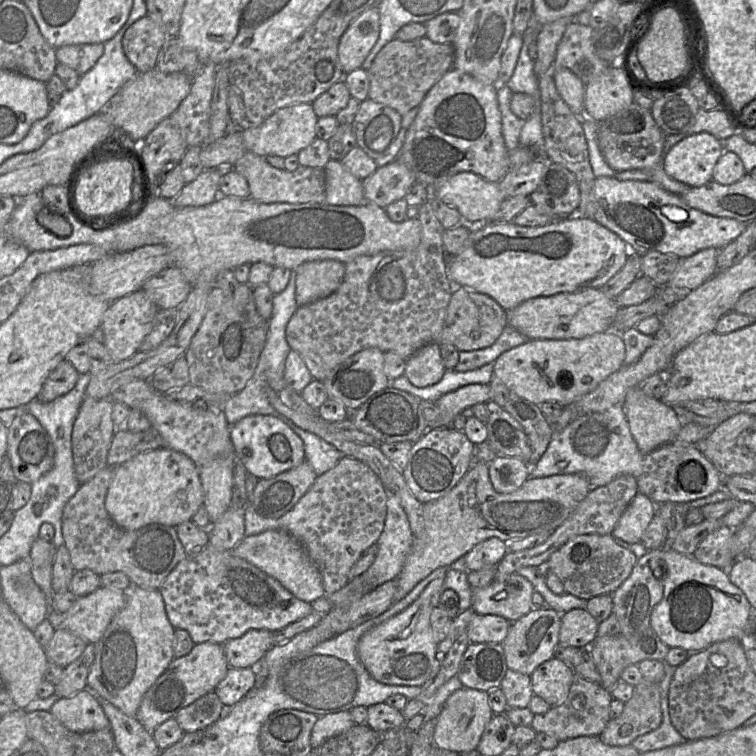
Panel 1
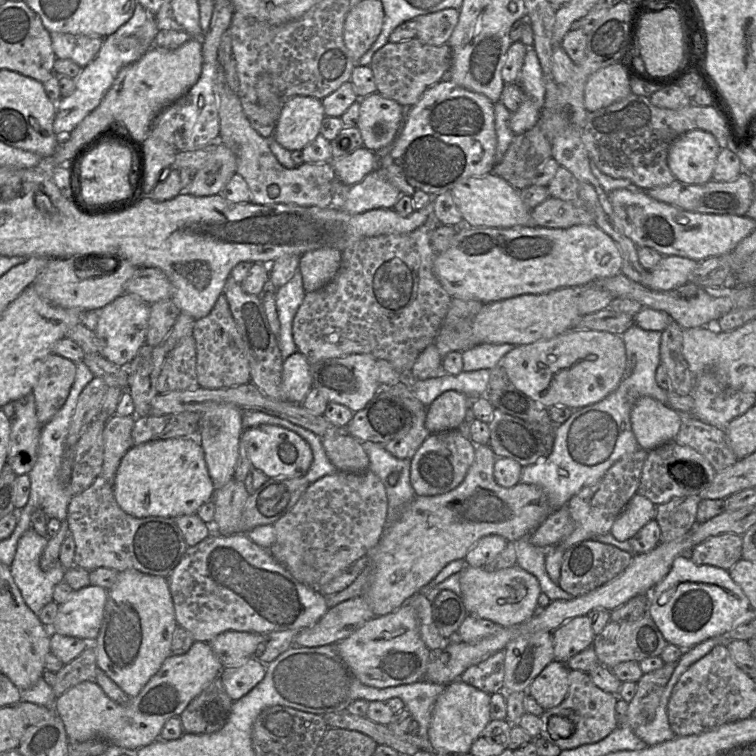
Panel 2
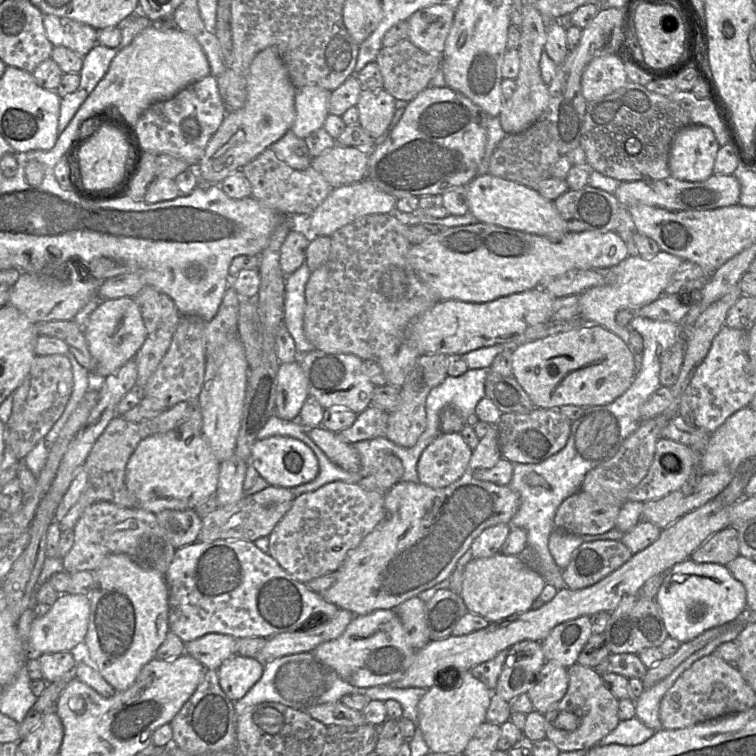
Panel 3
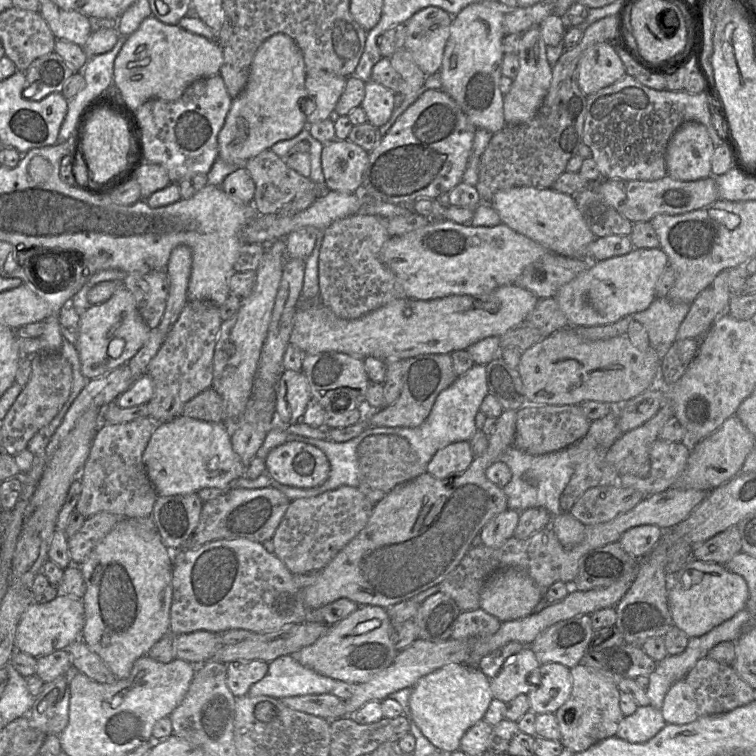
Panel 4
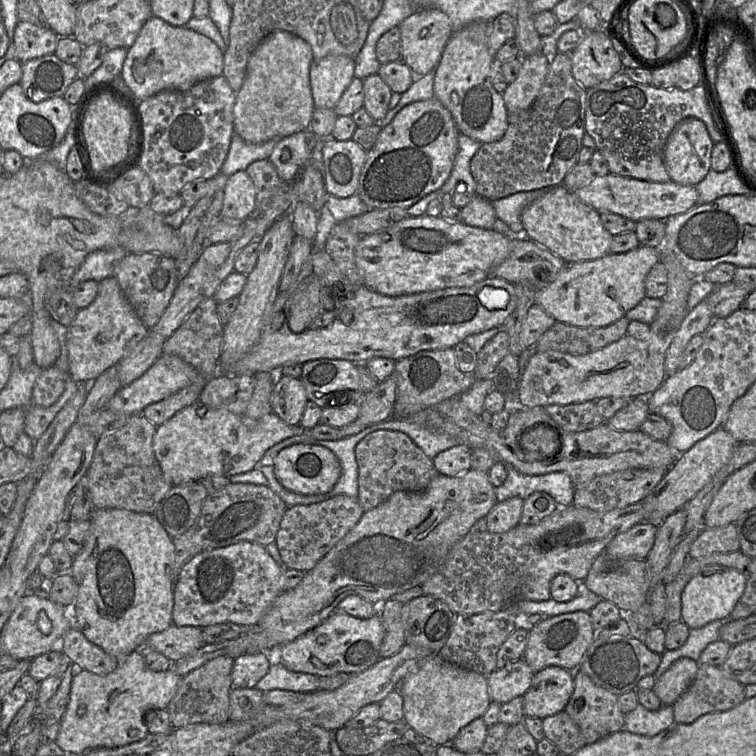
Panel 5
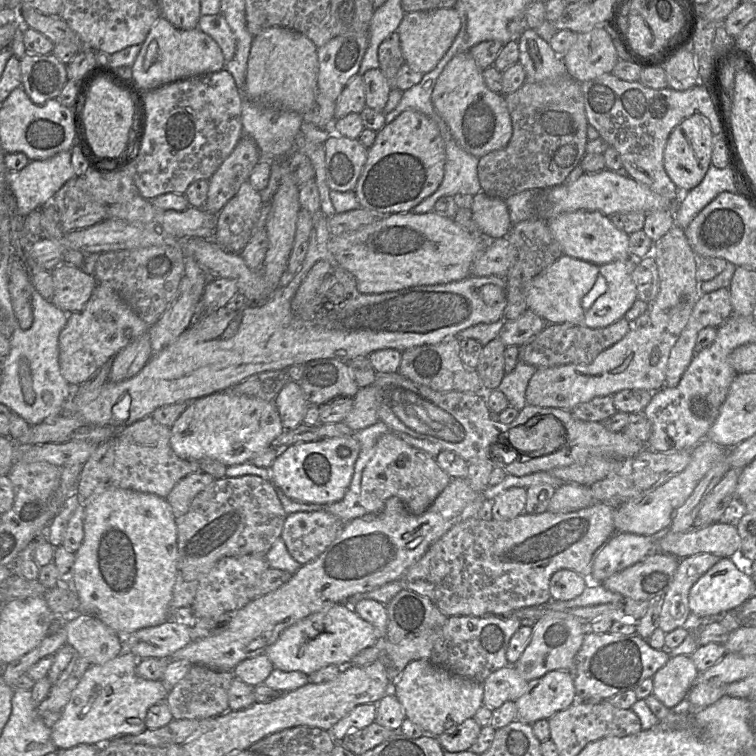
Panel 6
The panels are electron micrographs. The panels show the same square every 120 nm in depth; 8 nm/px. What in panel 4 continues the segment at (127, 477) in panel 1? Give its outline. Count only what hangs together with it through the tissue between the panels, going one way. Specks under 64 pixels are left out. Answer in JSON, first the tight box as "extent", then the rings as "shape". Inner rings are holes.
{"extent":[143,415,247,496],"shape":[[[182,415],[155,426],[143,453],[143,463],[158,496],[198,493],[203,488],[226,490],[247,469],[232,448],[231,430],[226,424]]]}

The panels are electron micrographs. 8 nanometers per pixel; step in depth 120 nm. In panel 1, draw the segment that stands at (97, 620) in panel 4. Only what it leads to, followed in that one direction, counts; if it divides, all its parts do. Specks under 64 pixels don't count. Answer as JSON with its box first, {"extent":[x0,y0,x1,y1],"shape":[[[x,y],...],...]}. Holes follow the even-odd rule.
{"extent":[87,585,175,717],"shape":[[[131,585],[127,590],[123,591],[125,591],[126,593],[126,603],[124,607],[114,616],[102,638],[97,643],[95,643],[96,656],[88,673],[87,689],[92,691],[99,699],[105,699],[109,701],[111,704],[113,704],[115,707],[117,707],[126,715],[130,717],[135,717],[147,691],[153,686],[153,684],[157,681],[157,679],[167,670],[170,663],[175,658],[174,656],[175,628],[171,625],[167,617],[165,603],[160,590],[144,589],[136,585]]]}

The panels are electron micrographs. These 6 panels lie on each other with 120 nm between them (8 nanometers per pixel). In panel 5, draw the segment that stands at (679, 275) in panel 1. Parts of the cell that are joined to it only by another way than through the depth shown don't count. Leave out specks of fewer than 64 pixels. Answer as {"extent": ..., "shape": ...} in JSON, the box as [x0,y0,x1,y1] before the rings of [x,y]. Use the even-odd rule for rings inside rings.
{"extent":[536,245,659,327],"shape":[[[640,245],[625,253],[567,263],[548,286],[537,291],[536,303],[559,322],[578,327],[608,326],[646,297],[646,276],[659,262],[659,254],[659,249]]]}

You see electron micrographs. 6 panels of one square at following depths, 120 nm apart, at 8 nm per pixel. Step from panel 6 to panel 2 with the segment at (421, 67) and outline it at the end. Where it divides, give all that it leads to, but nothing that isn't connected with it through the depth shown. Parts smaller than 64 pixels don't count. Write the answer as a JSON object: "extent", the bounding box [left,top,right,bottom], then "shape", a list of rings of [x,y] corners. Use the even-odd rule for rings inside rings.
{"extent":[413,8,459,45],"shape":[[[454,8],[418,16],[413,19],[417,25],[416,38],[429,45],[448,44],[458,19],[459,10]]]}

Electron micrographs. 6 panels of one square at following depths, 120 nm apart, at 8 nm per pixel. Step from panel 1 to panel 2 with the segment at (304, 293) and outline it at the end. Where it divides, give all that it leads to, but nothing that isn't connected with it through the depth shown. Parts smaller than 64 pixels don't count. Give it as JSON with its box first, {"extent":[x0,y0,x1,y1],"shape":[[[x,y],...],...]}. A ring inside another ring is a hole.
{"extent":[298,248,341,293],"shape":[[[320,248],[301,255],[298,268],[305,293],[329,283],[339,270],[341,260],[341,252],[333,248]]]}

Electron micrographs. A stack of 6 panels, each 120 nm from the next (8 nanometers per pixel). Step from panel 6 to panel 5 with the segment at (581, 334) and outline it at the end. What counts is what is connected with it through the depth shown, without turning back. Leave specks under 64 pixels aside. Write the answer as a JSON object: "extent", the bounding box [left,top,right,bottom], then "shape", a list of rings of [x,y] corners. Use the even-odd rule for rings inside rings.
{"extent":[530,316,629,355],"shape":[[[625,316],[605,327],[578,327],[556,321],[530,349],[584,355],[625,336],[629,322]]]}

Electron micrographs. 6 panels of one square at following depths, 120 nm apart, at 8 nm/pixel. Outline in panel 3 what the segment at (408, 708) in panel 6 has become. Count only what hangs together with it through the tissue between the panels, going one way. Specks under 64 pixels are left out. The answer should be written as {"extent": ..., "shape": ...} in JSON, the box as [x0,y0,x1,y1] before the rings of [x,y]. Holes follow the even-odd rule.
{"extent":[417,667,492,754],"shape":[[[452,667],[445,669],[438,683],[427,689],[417,706],[420,729],[430,752],[462,754],[477,728],[486,721],[492,692],[470,671],[459,673]]]}

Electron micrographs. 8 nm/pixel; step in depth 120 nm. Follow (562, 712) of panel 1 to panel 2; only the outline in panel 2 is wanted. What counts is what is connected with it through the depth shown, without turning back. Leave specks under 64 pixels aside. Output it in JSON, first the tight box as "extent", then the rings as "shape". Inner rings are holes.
{"extent":[540,670,618,750],"shape":[[[569,670],[569,688],[566,697],[559,705],[544,710],[540,716],[540,737],[557,745],[561,750],[598,742],[618,726],[615,717],[617,697],[598,688],[587,672]]]}

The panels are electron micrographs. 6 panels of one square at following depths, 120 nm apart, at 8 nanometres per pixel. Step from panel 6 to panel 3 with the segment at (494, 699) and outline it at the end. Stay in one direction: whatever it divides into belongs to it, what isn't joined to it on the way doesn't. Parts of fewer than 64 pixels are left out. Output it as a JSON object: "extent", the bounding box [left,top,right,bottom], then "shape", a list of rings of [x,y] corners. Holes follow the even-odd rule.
{"extent":[492,640,545,702],"shape":[[[523,640],[514,644],[508,649],[504,667],[492,693],[507,702],[527,693],[545,662],[541,642]]]}

